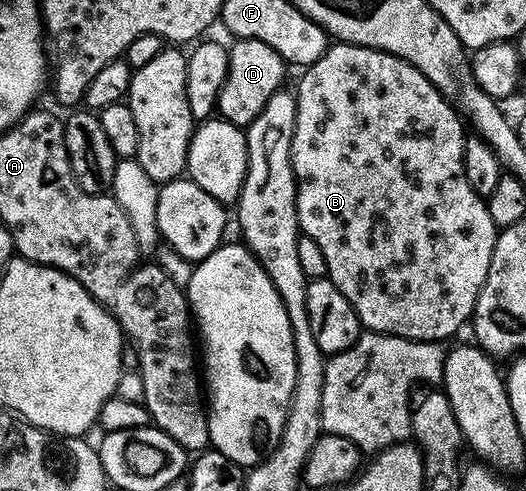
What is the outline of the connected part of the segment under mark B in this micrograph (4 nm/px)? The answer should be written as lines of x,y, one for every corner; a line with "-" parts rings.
337,42
336,44
330,45
329,49
325,51
325,55
319,61
313,62
302,74
305,75
302,76
297,90
295,89
297,120
294,124
292,147
293,174
297,179
297,224
300,233
304,237
315,240
315,244
319,244
319,249
323,252
323,256
327,260
327,277
333,281
335,288
339,288
339,292
343,292
343,296
347,296
351,308
355,308
361,325
366,331
390,334
395,337
405,337
412,341
444,343
446,341
445,338
451,337
464,322
466,325
472,319
473,309
479,300
479,292
487,280
487,268
491,268
491,252
495,248
495,240
499,233
499,227
491,220
488,201
480,198
471,188
471,184
467,184
467,176
463,172
463,148
465,147
467,130
463,125
463,119
460,113
437,91
435,84
431,84
431,80
427,80
427,76
423,76
423,72
419,72
419,68
415,68
410,62
403,60
399,56
388,54
382,50
376,50
370,46
353,46
349,42

